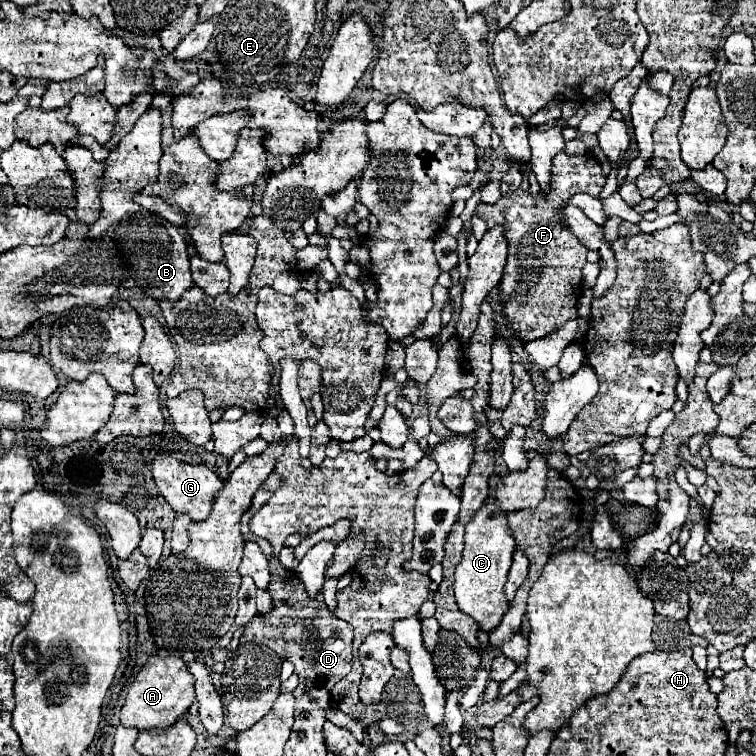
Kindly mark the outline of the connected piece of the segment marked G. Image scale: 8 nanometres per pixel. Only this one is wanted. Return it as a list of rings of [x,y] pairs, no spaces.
[[[157,454],[153,460],[153,480],[161,492],[161,496],[171,504],[175,512],[189,514],[191,520],[201,522],[209,516],[211,506],[215,502],[217,492],[223,488],[223,480],[209,470],[207,466],[191,466],[185,462],[179,462],[167,454]]]

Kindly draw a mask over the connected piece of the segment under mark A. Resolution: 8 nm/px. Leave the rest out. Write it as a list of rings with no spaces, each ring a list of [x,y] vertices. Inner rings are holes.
[[[151,656],[129,686],[125,704],[121,708],[121,724],[137,730],[167,728],[179,720],[195,700],[195,680],[187,664],[177,656]]]

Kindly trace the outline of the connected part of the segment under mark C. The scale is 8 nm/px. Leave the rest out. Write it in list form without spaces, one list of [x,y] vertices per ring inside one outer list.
[[[487,502],[471,522],[465,526],[465,548],[461,552],[461,562],[455,568],[455,600],[459,608],[477,620],[479,628],[491,632],[499,626],[503,614],[509,610],[509,602],[505,598],[503,586],[507,580],[507,572],[511,568],[511,556],[515,552],[515,538],[507,524],[507,518],[501,510]]]

